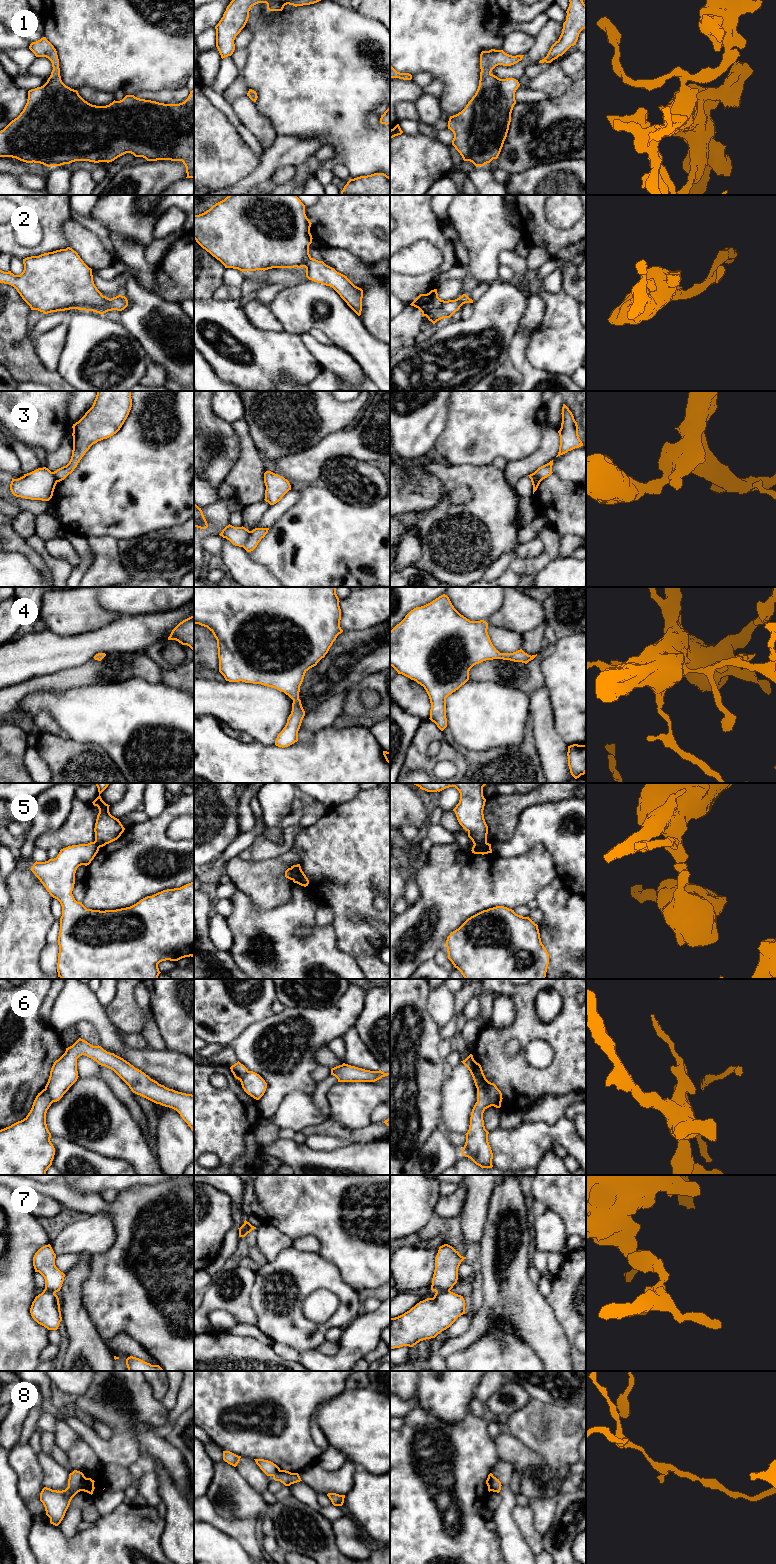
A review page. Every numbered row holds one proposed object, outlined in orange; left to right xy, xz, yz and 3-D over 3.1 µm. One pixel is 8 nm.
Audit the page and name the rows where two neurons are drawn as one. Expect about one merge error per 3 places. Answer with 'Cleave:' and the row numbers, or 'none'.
Cleave: 3, 5, 6, 7, 8

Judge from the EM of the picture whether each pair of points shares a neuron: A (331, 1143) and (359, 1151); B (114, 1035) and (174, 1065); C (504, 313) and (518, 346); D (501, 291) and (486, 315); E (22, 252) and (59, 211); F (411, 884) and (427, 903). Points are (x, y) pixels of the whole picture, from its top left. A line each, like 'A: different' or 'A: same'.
A: different
B: same
C: different
D: same
E: same
F: different

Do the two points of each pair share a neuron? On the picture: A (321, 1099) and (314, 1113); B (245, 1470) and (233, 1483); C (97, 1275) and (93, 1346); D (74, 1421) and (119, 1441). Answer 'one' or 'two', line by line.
A: two
B: two
C: two
D: one

